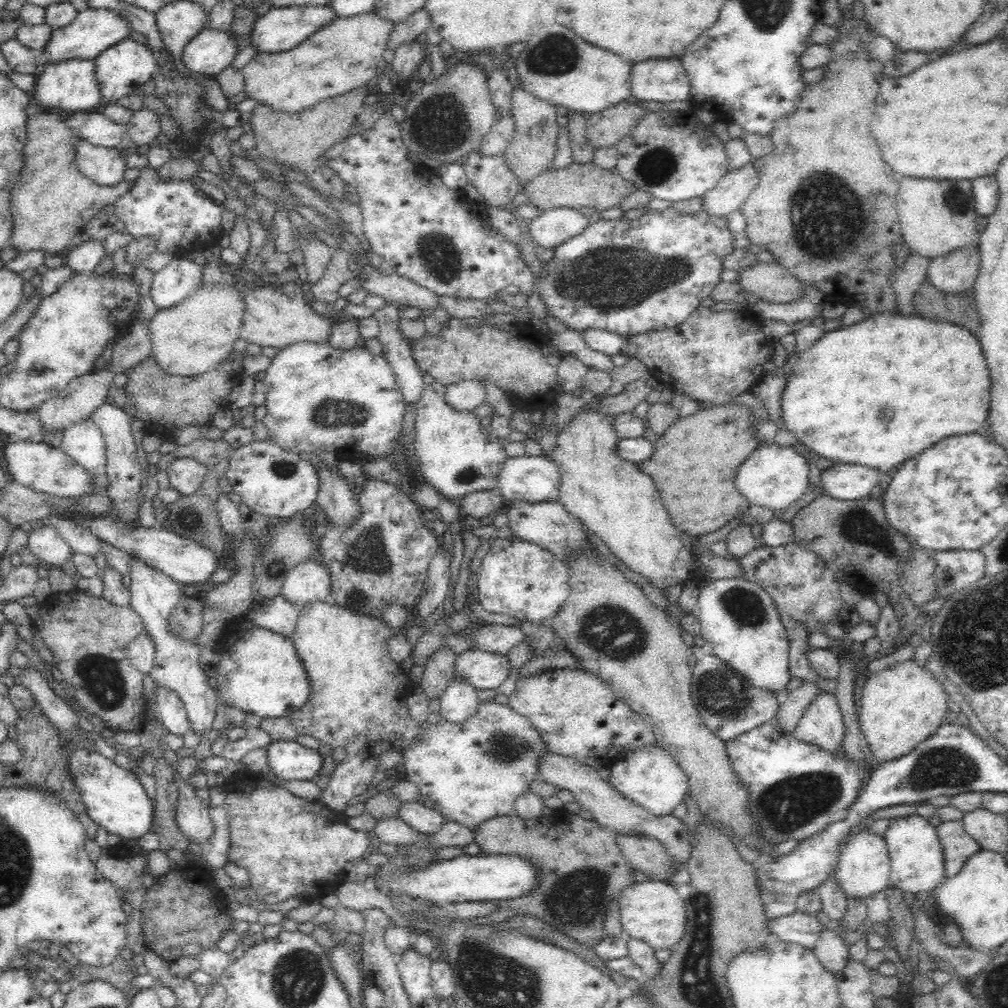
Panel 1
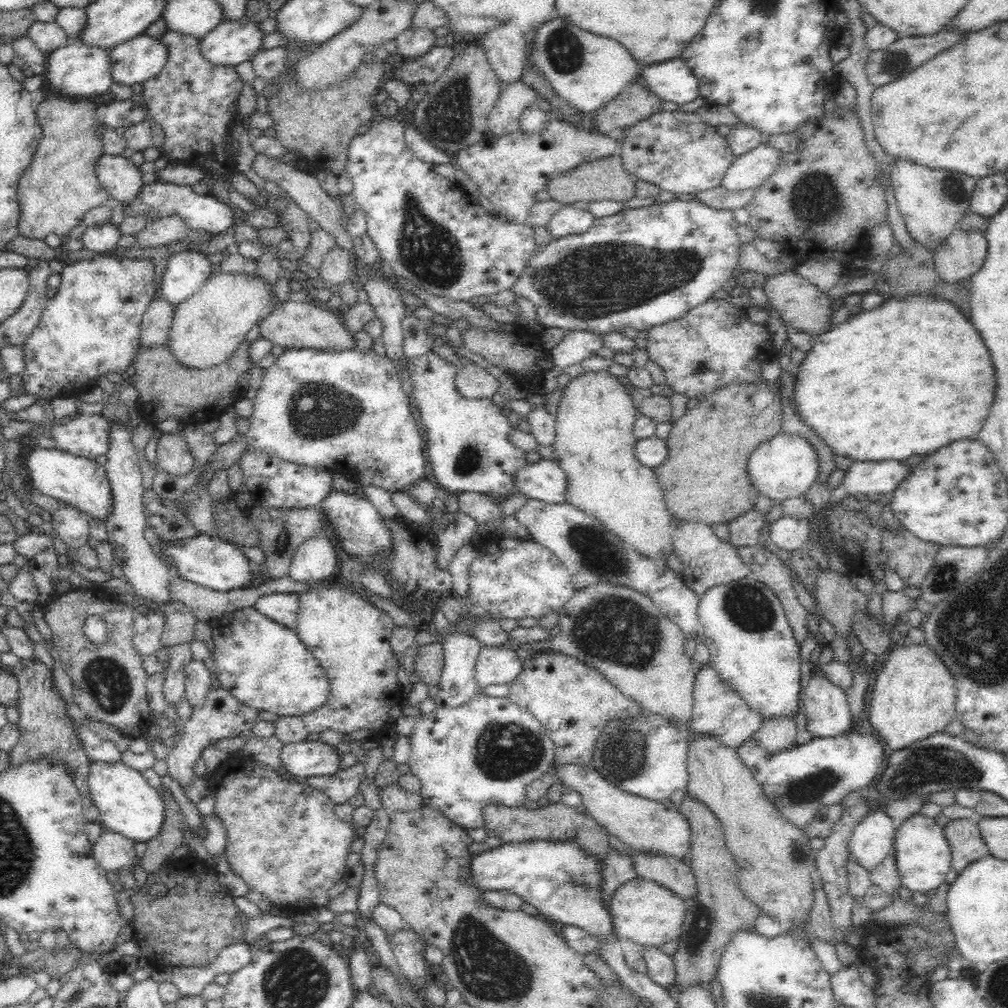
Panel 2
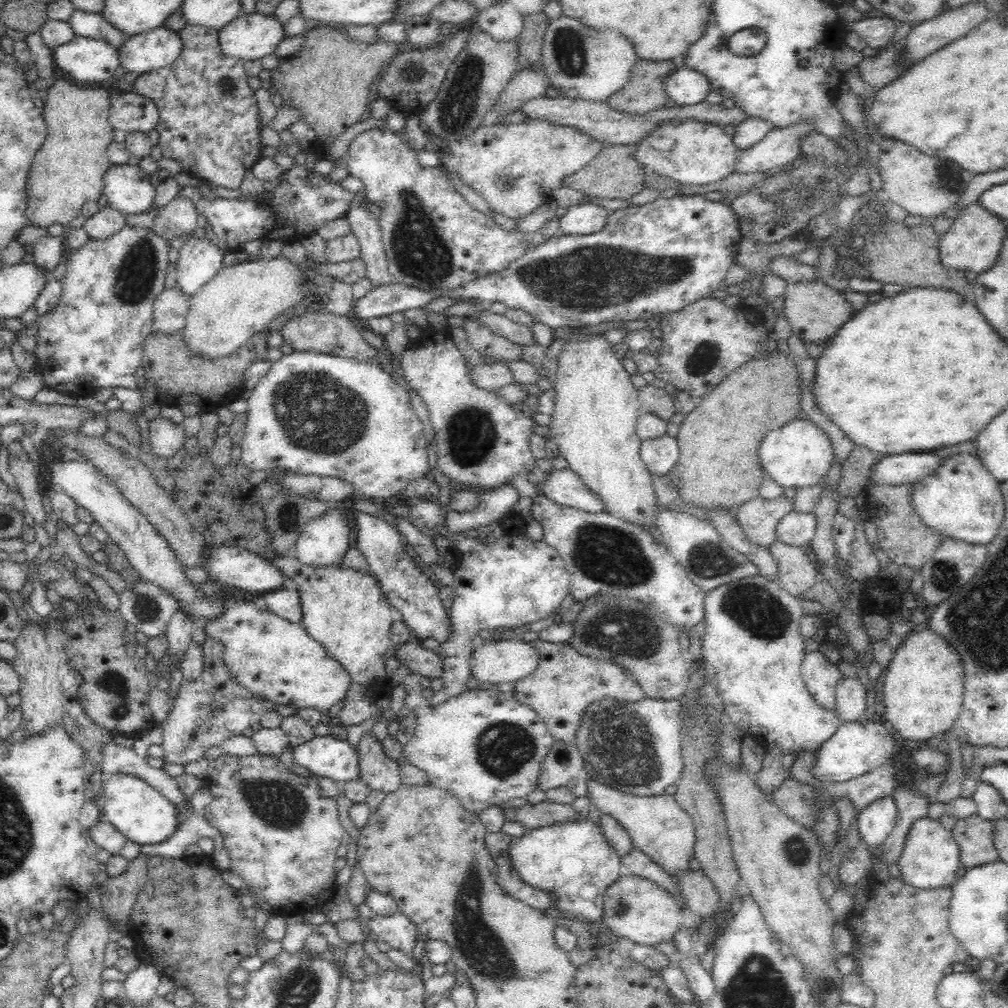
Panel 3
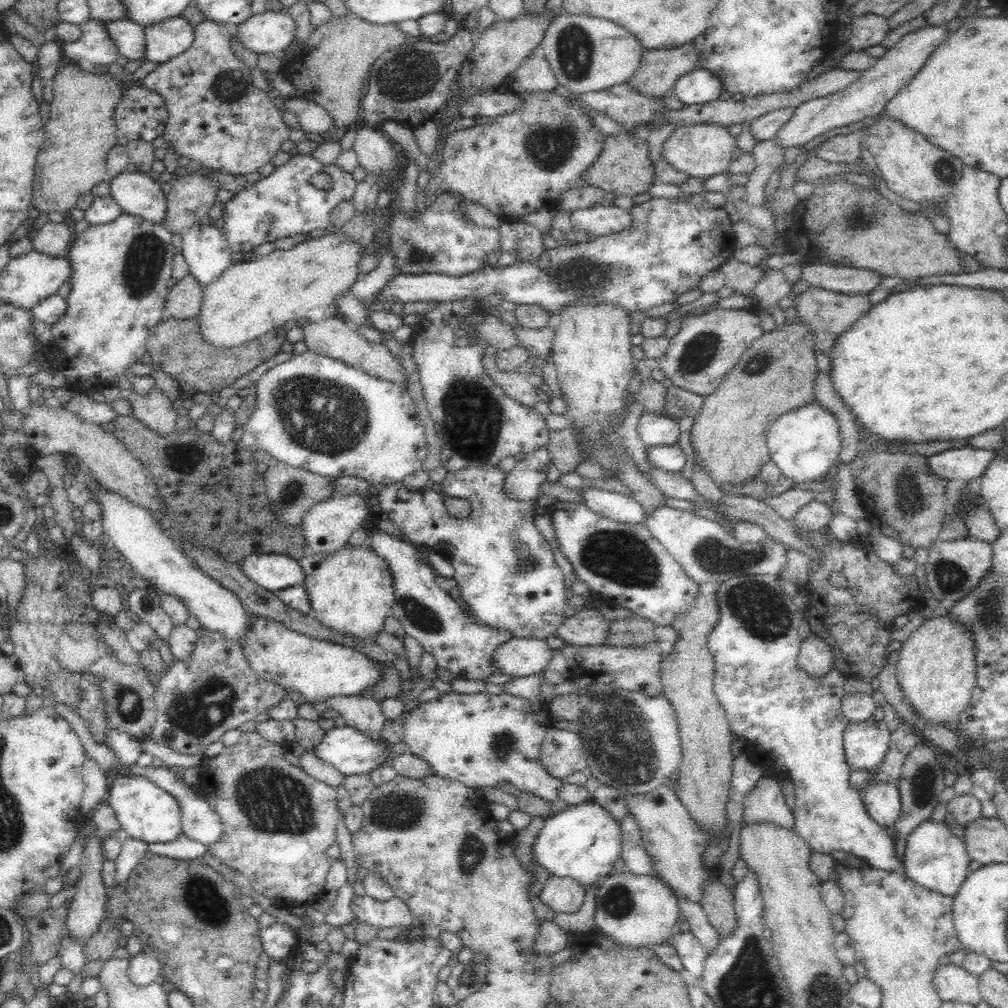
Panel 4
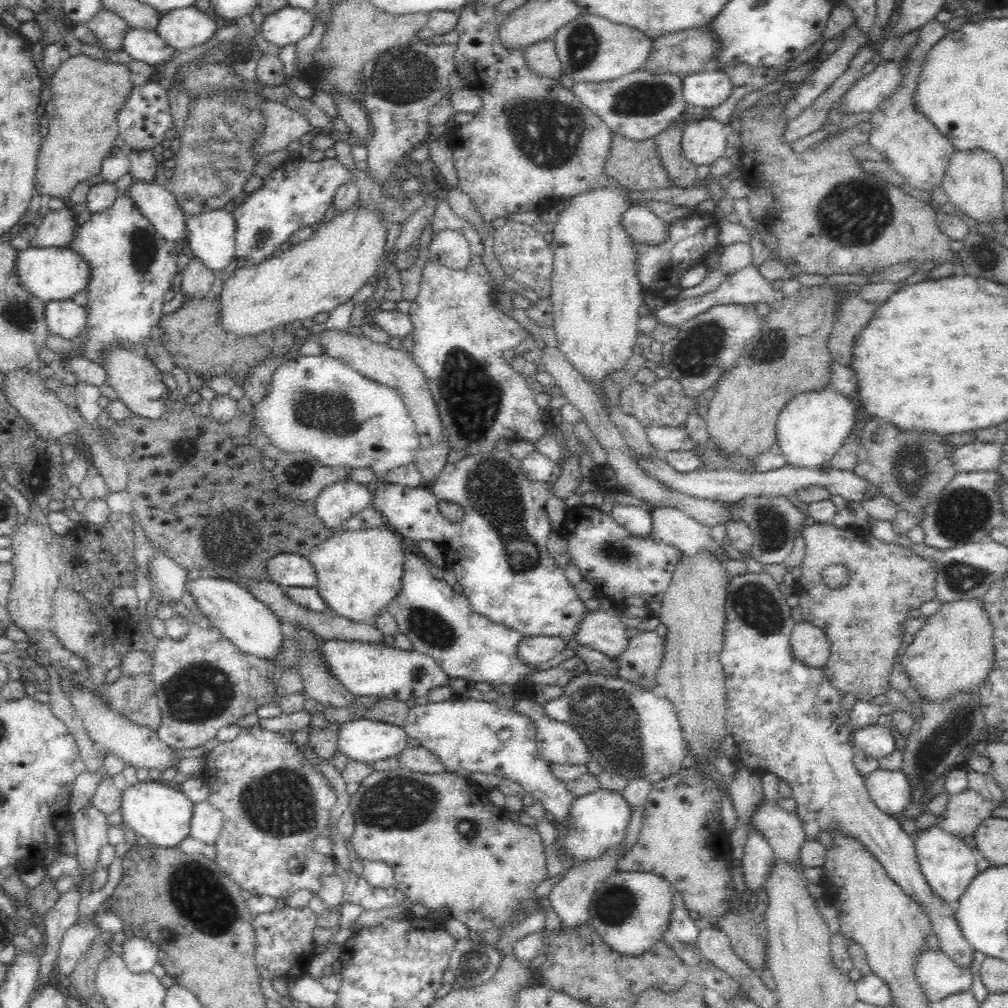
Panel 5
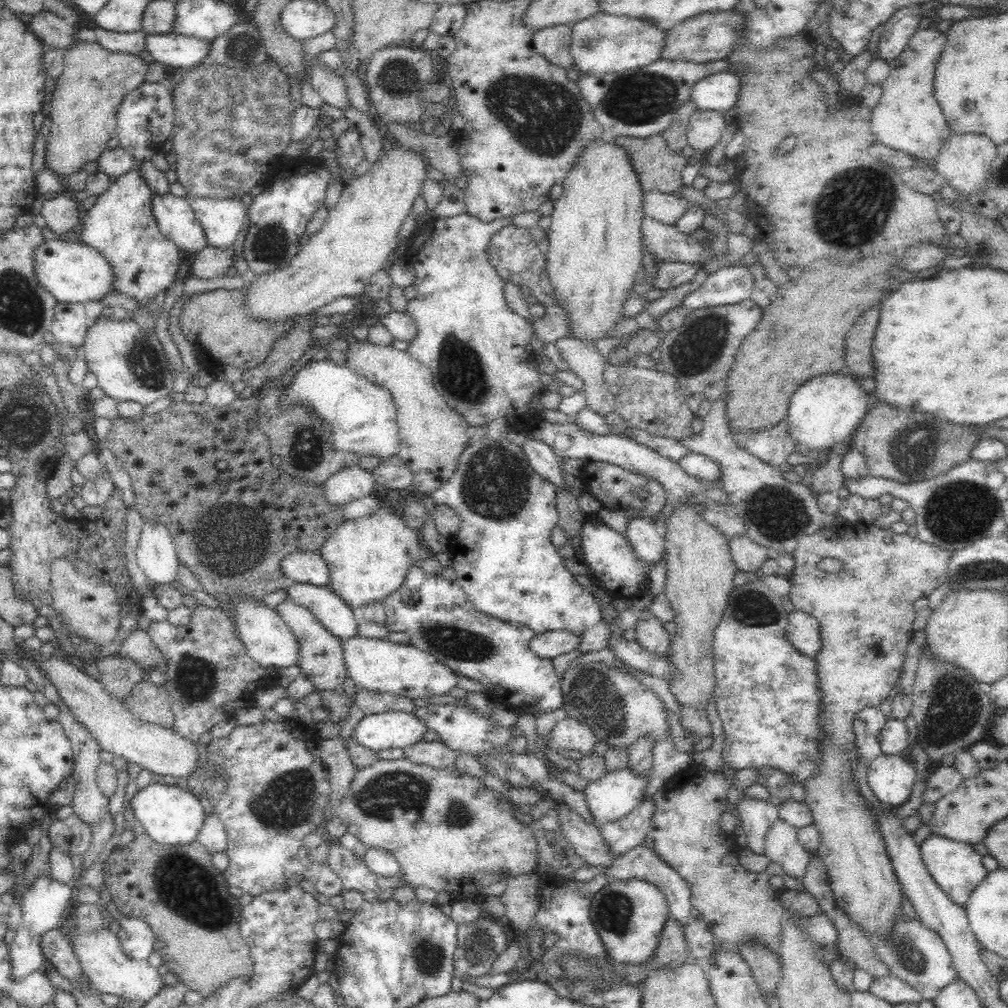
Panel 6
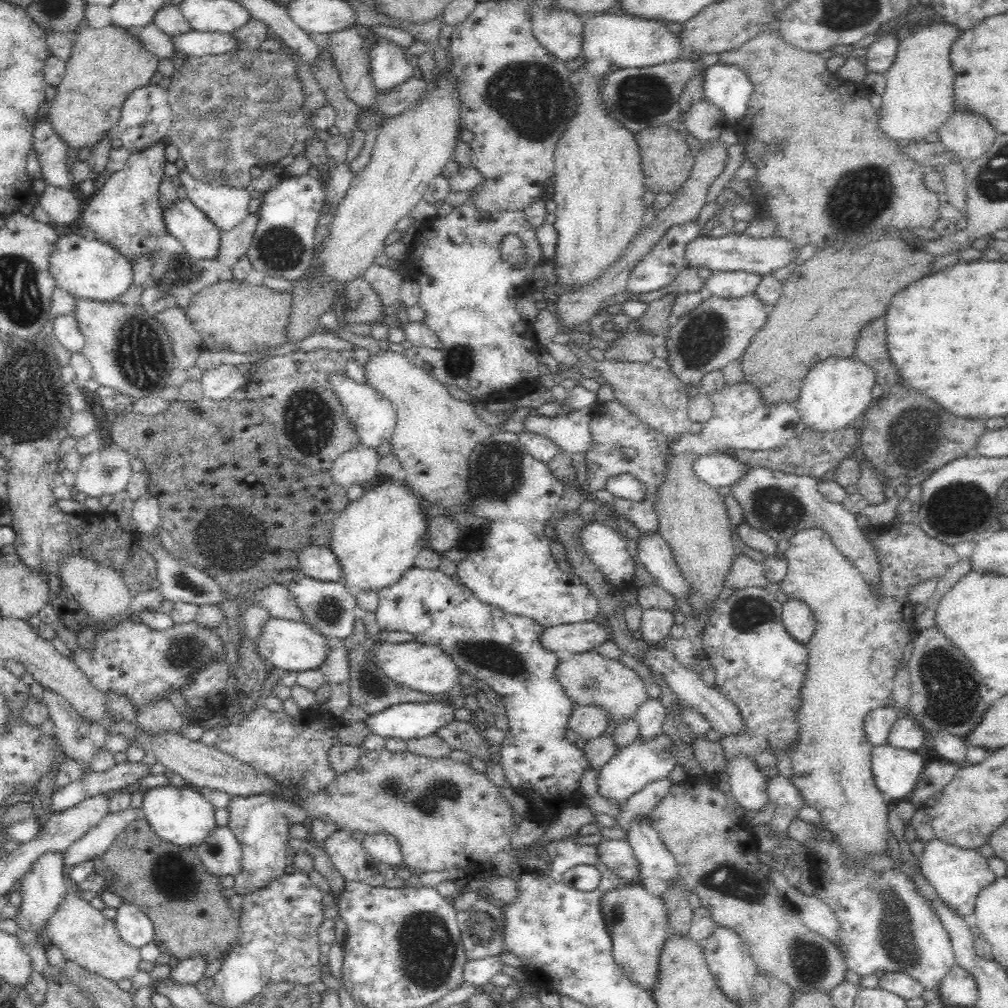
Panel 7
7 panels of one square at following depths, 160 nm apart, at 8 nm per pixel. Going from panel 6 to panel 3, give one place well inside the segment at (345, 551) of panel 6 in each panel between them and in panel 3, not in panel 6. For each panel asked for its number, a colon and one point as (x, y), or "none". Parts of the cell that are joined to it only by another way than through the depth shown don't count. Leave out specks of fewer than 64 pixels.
3: (344, 610)
4: (350, 591)
5: (358, 573)

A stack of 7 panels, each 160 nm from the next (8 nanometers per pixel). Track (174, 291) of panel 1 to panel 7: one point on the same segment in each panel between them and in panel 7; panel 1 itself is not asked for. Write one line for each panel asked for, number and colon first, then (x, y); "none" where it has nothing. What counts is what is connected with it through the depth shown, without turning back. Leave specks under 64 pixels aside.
2: (185, 272)
3: (199, 260)
4: (207, 253)
5: (210, 235)
6: (222, 220)
7: (225, 206)

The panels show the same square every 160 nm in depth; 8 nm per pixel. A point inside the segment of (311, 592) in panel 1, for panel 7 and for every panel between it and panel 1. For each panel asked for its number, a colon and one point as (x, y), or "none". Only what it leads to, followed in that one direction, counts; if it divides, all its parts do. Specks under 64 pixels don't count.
2: (316, 560)
3: (323, 541)
4: (327, 527)
5: (337, 503)
6: (350, 484)
7: (358, 466)

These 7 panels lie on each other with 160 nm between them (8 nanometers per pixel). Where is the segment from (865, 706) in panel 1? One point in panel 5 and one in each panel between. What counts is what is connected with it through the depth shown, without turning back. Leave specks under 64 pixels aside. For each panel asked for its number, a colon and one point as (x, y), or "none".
2: (914, 696)
3: (923, 687)
4: (936, 671)
5: (952, 652)

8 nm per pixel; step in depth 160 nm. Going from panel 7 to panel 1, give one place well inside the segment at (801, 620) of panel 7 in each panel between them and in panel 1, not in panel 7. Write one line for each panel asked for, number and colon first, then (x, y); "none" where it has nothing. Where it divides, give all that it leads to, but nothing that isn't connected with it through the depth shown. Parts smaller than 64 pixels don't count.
1: (821, 725)
2: (827, 714)
3: (820, 676)
4: (815, 657)
5: (811, 646)
6: (803, 631)

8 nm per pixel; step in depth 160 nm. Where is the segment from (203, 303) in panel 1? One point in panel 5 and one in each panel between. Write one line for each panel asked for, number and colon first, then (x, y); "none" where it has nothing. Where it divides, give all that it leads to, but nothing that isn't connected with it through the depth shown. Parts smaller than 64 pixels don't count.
2: (206, 329)
3: (234, 305)
4: (248, 299)
5: (316, 275)

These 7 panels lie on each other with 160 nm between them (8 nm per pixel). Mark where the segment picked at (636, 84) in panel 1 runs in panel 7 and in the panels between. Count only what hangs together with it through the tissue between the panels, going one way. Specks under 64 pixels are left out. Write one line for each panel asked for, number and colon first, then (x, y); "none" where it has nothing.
2: (672, 80)
3: (685, 86)
4: (699, 85)
5: (708, 88)
6: (717, 92)
7: (727, 86)

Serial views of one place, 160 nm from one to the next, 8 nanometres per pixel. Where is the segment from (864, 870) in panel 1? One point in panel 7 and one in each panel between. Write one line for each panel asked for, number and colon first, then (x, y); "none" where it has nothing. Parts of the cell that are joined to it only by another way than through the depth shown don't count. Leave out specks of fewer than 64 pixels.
2: (872, 840)
3: (874, 824)
4: (882, 800)
5: (889, 789)
6: (891, 778)
7: (896, 771)

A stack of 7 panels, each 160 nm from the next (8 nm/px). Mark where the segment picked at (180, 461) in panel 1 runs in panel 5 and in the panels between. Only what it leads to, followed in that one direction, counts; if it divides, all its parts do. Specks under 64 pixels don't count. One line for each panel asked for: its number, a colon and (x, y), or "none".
2: (174, 458)
3: (167, 439)
4: (155, 411)
5: (139, 386)

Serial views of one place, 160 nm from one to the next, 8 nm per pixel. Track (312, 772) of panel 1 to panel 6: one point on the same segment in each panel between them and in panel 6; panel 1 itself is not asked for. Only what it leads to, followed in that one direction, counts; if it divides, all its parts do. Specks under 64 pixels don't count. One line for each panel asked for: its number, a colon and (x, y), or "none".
2: (306, 758)
3: (327, 756)
4: (351, 752)
5: (365, 741)
6: (392, 729)

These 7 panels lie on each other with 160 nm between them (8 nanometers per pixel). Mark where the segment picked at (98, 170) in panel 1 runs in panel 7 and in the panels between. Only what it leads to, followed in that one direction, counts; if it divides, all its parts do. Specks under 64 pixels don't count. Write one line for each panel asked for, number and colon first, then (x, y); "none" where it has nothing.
2: (117, 174)
3: (127, 188)
4: (137, 193)
5: (157, 203)
6: (175, 218)
7: (199, 237)

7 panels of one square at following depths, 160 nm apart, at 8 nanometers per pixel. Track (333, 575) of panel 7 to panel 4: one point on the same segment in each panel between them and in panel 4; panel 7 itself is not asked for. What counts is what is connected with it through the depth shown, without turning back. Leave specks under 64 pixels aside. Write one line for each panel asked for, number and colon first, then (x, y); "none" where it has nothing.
4: (273, 572)
5: (287, 569)
6: (302, 567)

